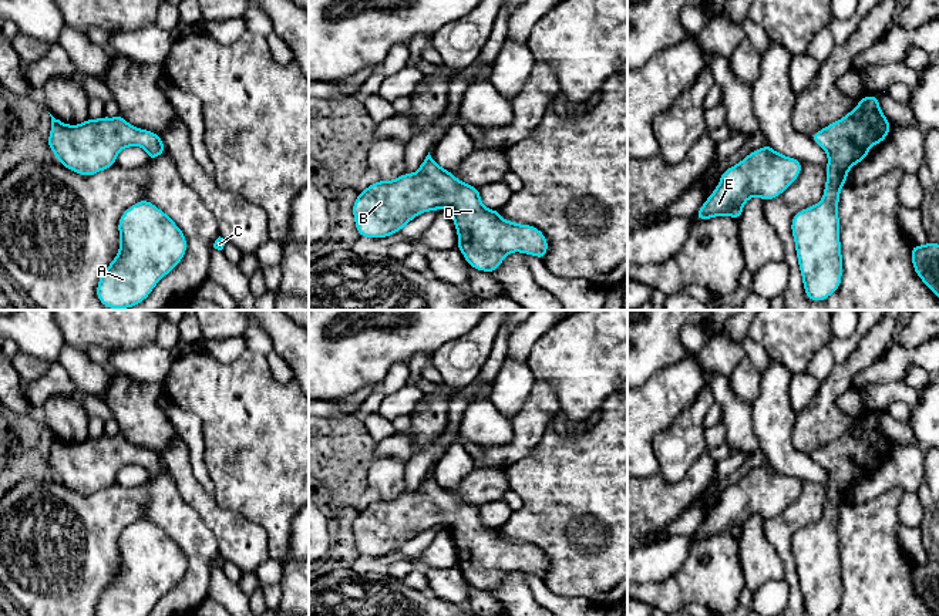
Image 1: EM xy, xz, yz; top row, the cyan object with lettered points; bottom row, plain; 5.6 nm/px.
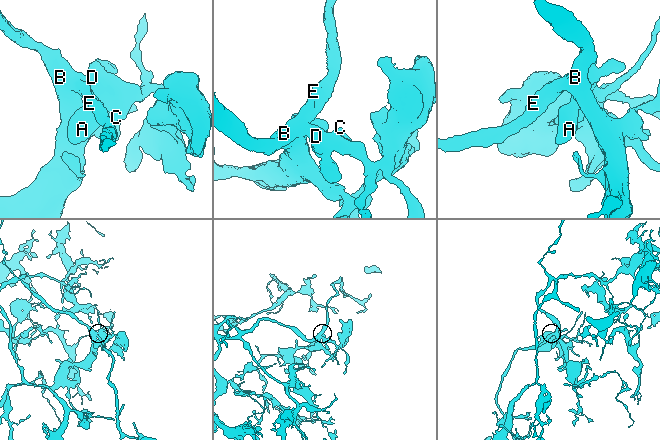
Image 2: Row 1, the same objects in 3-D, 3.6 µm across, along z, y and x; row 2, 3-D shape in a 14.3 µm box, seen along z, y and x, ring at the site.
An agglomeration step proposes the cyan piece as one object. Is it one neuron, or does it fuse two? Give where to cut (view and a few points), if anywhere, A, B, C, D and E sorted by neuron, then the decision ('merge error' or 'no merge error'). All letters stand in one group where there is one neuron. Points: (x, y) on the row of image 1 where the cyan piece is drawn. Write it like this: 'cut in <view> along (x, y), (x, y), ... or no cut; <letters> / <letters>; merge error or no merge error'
no cut; A B C D E; no merge error

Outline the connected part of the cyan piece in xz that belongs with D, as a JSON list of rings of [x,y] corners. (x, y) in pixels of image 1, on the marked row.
[[[430,152],[415,174],[377,181],[359,192],[353,216],[360,236],[380,239],[424,212],[444,208],[458,233],[457,248],[474,269],[492,273],[512,252],[539,259],[548,253],[548,239],[538,228],[505,221],[499,209],[485,208],[479,189],[441,168]]]

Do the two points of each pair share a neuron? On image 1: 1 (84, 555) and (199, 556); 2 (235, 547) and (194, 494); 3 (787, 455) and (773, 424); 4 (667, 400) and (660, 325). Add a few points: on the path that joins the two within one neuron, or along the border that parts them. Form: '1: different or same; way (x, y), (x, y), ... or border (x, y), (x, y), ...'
1: same; way (114, 525), (128, 511), (161, 511), (177, 527)
2: same; way (232, 534), (207, 507)
3: same; way (780, 448), (773, 431)
4: different; border (696, 360), (669, 363), (642, 386)

